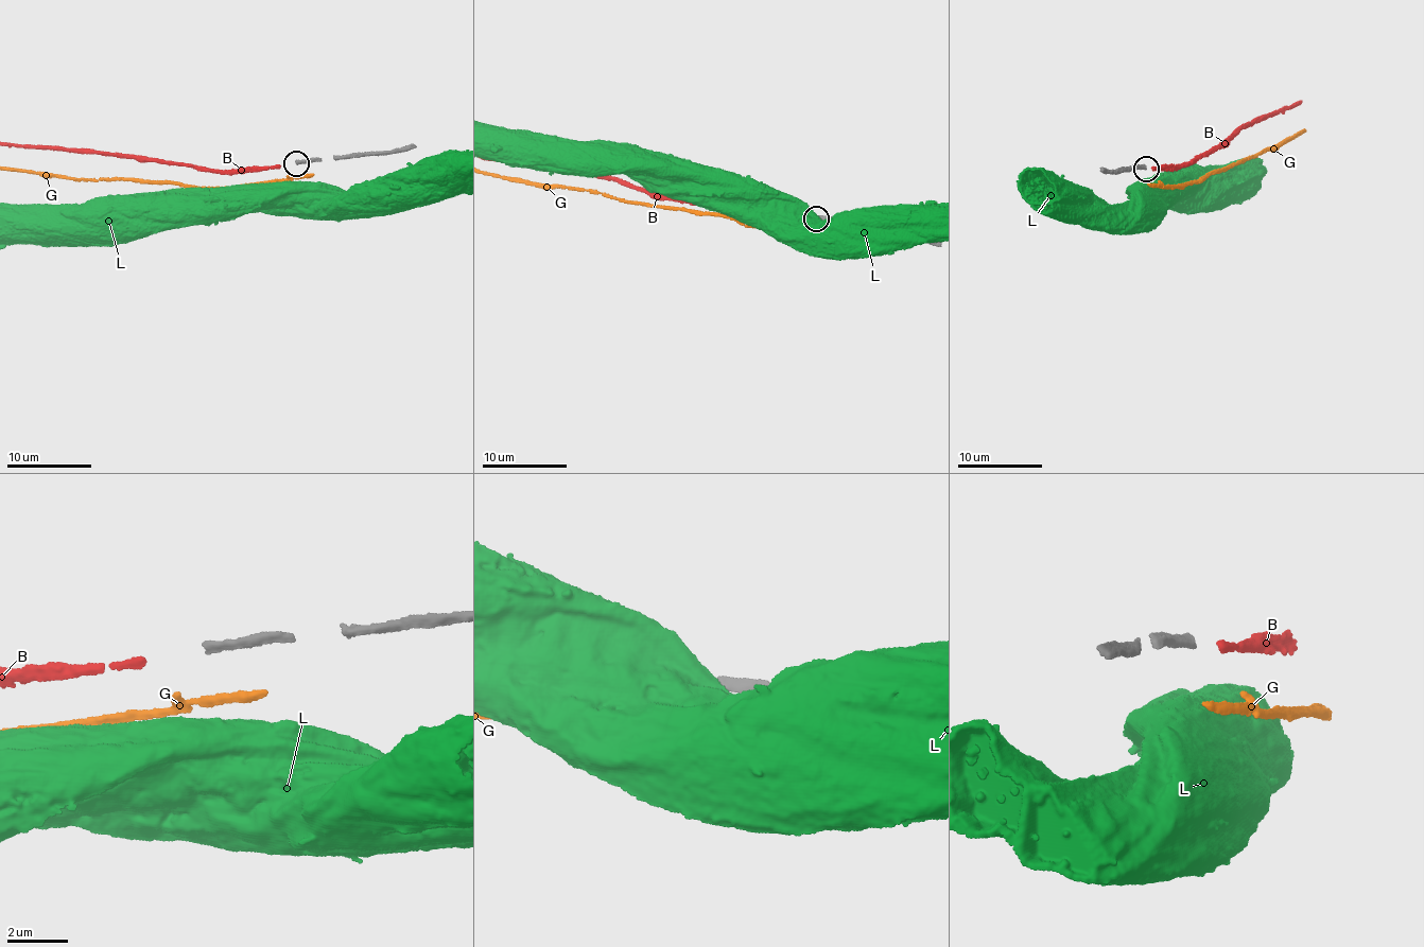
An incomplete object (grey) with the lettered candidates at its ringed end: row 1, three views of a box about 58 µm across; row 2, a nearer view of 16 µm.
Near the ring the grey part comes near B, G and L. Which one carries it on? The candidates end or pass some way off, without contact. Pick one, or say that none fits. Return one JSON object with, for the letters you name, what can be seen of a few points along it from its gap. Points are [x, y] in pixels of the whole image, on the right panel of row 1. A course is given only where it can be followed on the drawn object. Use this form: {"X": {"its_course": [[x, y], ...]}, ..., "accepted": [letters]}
{"accepted": ["B"]}

